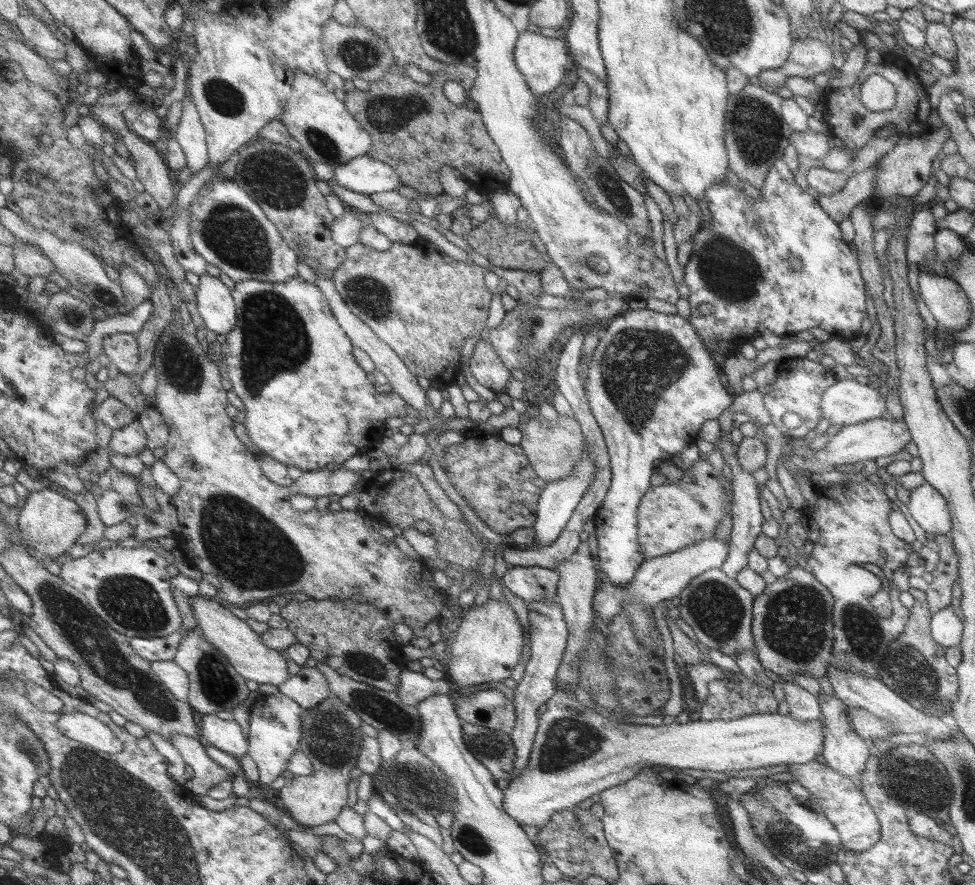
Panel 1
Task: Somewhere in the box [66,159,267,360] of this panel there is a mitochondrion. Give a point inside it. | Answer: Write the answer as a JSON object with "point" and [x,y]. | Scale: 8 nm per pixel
{"point":[102,295]}

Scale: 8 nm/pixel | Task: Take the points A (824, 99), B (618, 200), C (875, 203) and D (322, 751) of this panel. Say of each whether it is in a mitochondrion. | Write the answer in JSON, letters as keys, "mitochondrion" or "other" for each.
{"A":"other","B":"mitochondrion","C":"other","D":"mitochondrion"}

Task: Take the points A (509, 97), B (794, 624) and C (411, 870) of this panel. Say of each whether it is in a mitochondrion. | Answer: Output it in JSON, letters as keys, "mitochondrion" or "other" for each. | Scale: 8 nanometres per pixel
{"A":"other","B":"mitochondrion","C":"other"}

